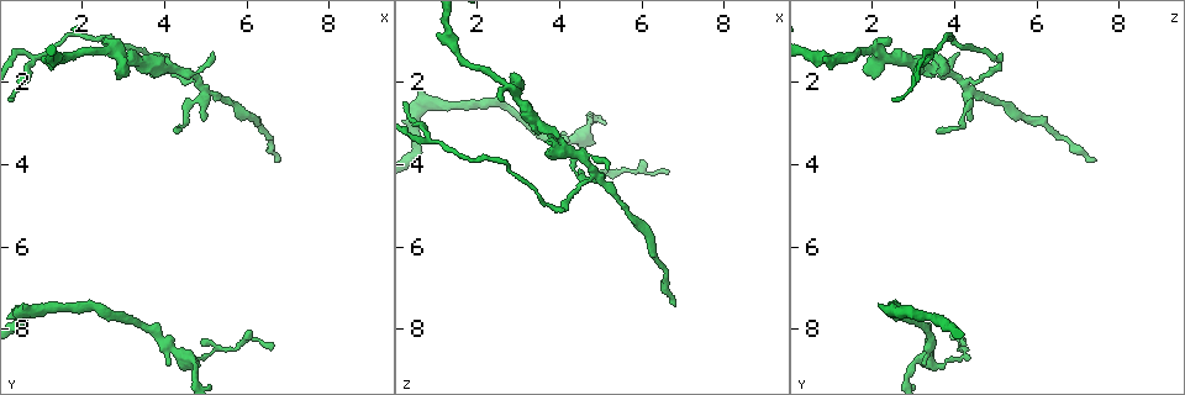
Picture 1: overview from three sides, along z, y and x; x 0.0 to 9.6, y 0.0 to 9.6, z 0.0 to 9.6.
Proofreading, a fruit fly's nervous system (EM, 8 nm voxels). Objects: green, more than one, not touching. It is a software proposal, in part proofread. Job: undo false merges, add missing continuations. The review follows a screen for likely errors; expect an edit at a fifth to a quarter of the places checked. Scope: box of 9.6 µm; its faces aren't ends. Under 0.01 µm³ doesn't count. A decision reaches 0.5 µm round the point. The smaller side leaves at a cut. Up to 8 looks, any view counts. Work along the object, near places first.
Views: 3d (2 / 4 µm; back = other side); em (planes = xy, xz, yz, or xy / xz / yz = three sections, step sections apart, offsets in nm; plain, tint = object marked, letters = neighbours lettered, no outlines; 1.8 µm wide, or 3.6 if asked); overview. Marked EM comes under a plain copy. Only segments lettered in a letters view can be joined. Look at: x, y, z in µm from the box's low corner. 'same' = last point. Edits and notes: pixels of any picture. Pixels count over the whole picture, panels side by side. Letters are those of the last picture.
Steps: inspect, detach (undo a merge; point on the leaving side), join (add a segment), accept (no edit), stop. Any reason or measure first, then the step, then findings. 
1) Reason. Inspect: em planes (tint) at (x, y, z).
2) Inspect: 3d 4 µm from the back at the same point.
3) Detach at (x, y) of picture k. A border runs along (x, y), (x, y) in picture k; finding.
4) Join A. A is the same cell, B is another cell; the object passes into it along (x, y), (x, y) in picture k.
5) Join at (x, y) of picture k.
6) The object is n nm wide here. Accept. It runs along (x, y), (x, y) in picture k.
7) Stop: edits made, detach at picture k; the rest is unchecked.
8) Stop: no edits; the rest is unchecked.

End of a long branch. Inspect: em 3.6 µm planes (letters) at (6.80, 3.85, 7.40).

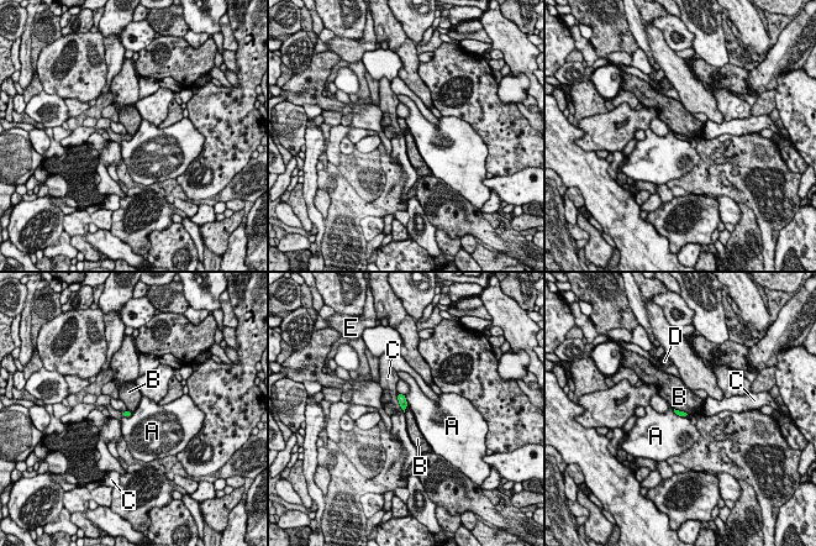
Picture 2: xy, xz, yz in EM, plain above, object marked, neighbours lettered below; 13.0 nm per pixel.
The longest contact is with C, 280 nm. Accept. A, B, C, D and E are other cells; a border runs along (674, 408), (688, 414) in picture 2; no lettered segment goes on from it.

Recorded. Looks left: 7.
Arms part here. Inspect: em planes (letters) at (4.15, 1.65, 3.60).

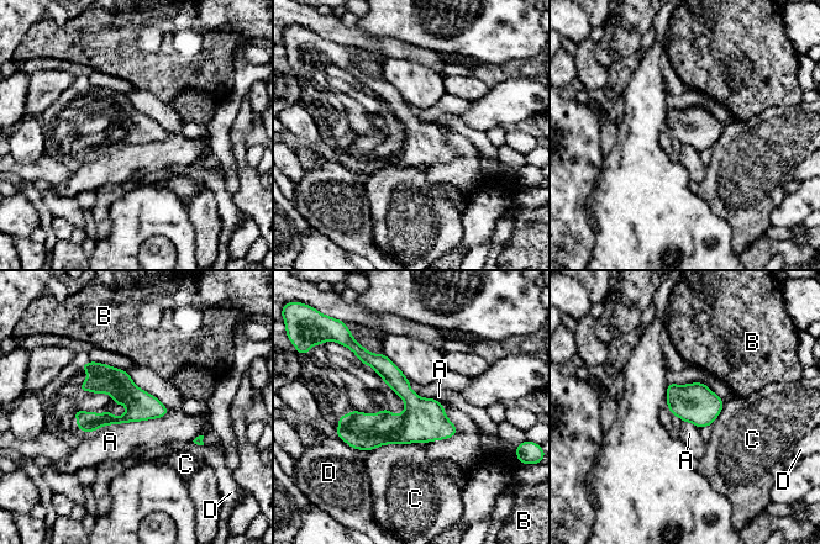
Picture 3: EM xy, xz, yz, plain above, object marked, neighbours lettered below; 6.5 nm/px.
The object is 190 nm wide here. Accept. A, B, C and D are other cells; it runs along (452, 428), (379, 428), (342, 434) in picture 3; all the same cell.

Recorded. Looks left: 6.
Inspect: em xz step 16 (tint) at (2.60, 1.05, 2.50).

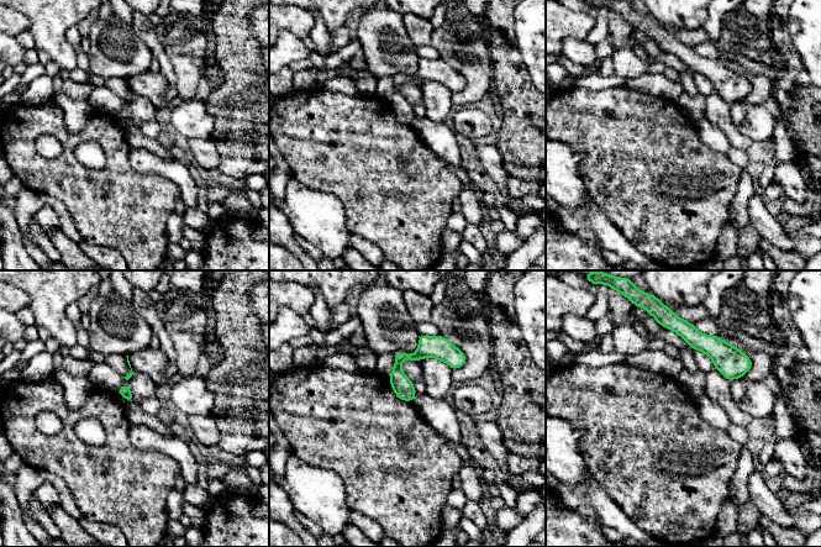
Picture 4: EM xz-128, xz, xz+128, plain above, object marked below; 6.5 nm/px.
What lies round it. Inspect: em xz step 16 (letters) at the same point.

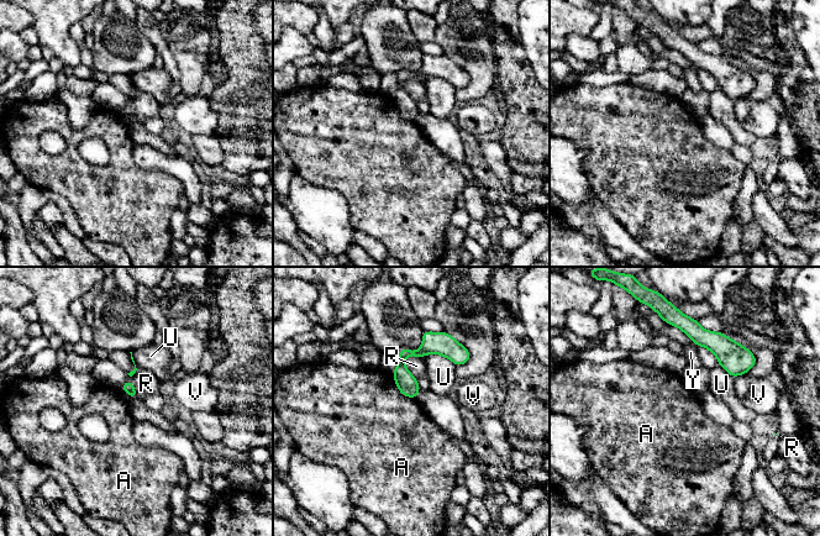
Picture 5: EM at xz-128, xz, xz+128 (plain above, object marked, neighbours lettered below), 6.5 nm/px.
Accept. A, R, U, V and Y are other cells; it runs along (466, 356), (408, 353), (398, 381) in picture 5; none of them fits.

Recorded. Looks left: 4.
Stop: no edits; the rest is unchecked.

